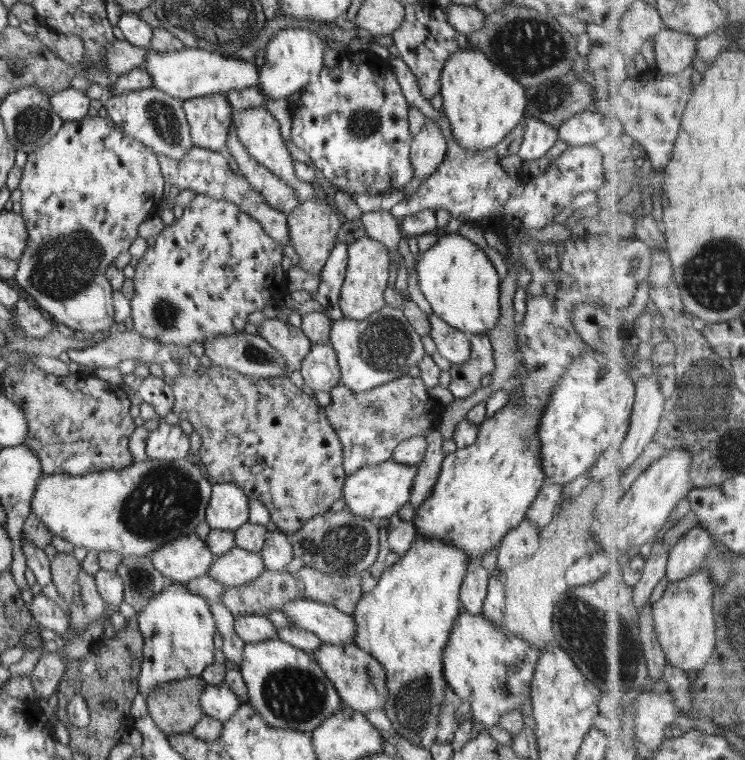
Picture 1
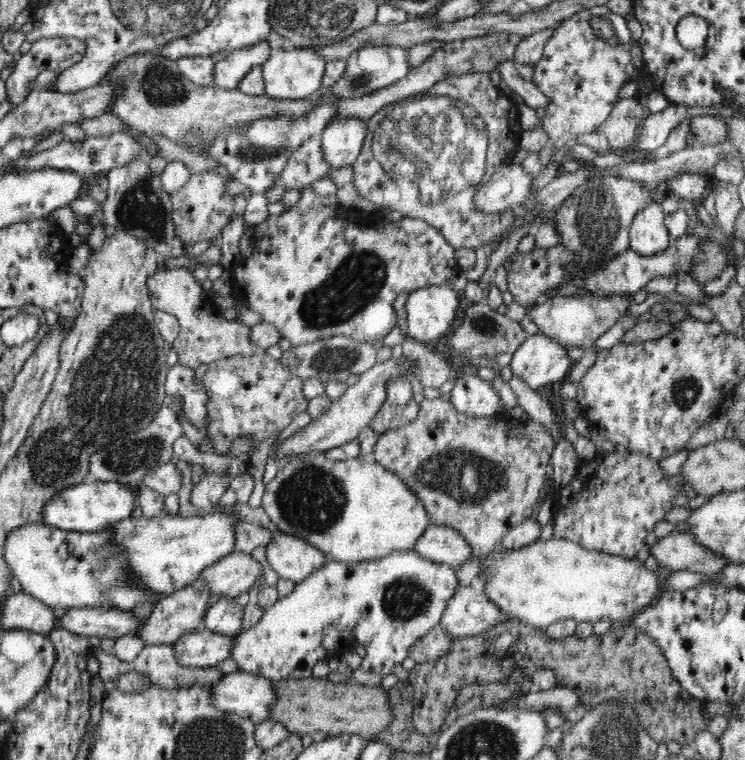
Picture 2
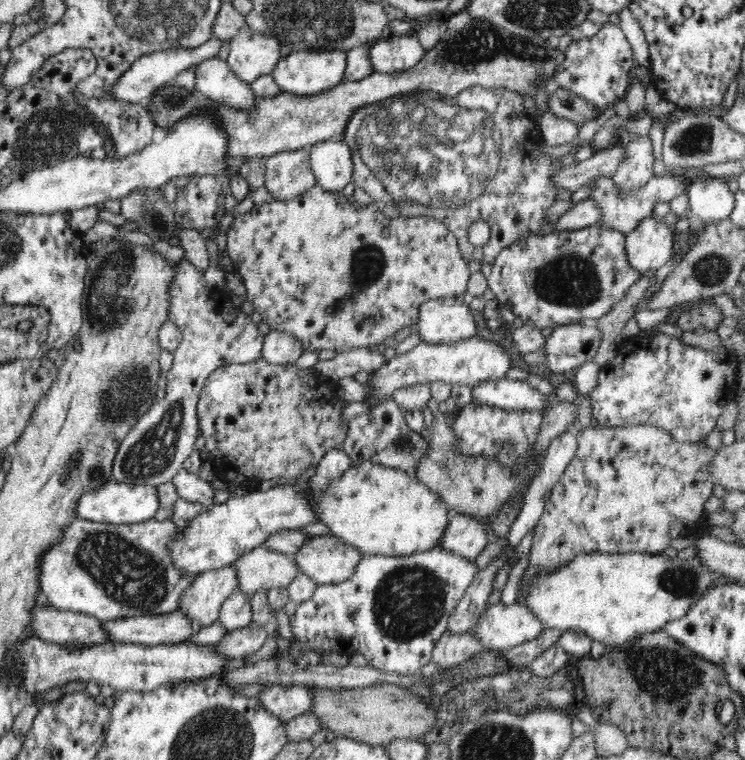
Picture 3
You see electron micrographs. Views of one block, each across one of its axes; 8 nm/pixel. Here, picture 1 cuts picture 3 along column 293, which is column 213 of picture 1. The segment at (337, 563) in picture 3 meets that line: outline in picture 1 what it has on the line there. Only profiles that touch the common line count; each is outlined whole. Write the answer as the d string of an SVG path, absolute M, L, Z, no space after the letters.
M193 533L158 547L148 557L154 568L169 582L185 583L206 575L215 555Z

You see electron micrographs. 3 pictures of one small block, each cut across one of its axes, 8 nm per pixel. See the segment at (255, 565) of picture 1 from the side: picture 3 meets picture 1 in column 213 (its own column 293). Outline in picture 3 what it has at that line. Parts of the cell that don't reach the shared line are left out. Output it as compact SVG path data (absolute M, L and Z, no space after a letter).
M264 545L245 552L233 562L237 574L237 589L244 594L270 590L272 587L287 587L300 573L292 557L274 552Z

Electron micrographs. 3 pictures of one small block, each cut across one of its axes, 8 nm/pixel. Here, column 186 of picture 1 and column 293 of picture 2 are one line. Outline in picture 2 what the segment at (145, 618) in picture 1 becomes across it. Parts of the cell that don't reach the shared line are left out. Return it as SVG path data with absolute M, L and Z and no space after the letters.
M414 550L396 551L388 556L369 561L340 562L328 560L327 564L324 564L320 570L312 572L308 578L304 578L302 582L296 583L290 594L279 597L272 606L264 610L261 619L256 625L246 631L242 630L238 632L234 638L234 646L232 646L232 654L230 654L230 657L236 660L240 671L248 674L268 678L273 682L290 678L301 680L302 678L312 677L313 668L317 662L330 659L339 654L340 645L352 640L352 642L356 642L358 646L364 646L367 650L362 663L354 674L356 682L363 685L380 685L382 679L394 673L395 666L402 664L402 662L408 658L407 649L410 648L412 644L416 644L426 632L430 632L430 630L440 622L442 612L444 612L444 606L446 606L448 600L454 596L454 592L459 586L454 571L455 569L450 567L450 565L428 561L428 559L420 557Z

